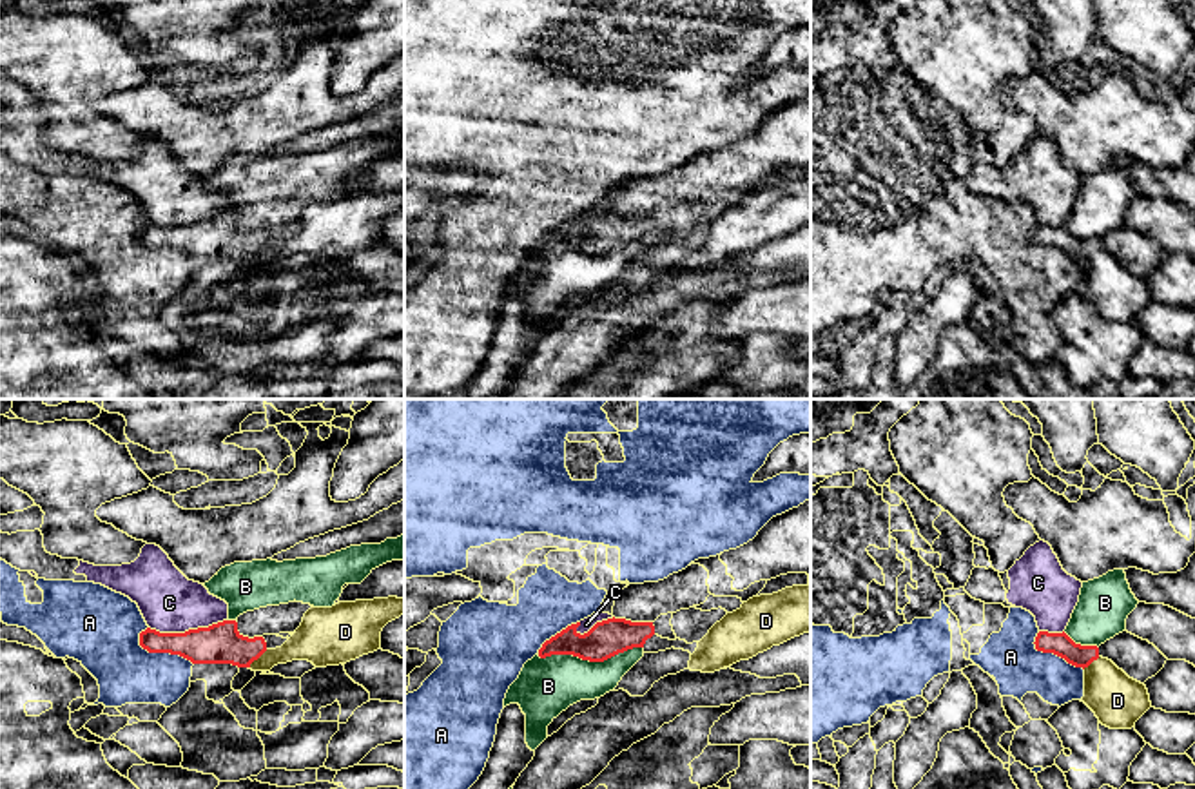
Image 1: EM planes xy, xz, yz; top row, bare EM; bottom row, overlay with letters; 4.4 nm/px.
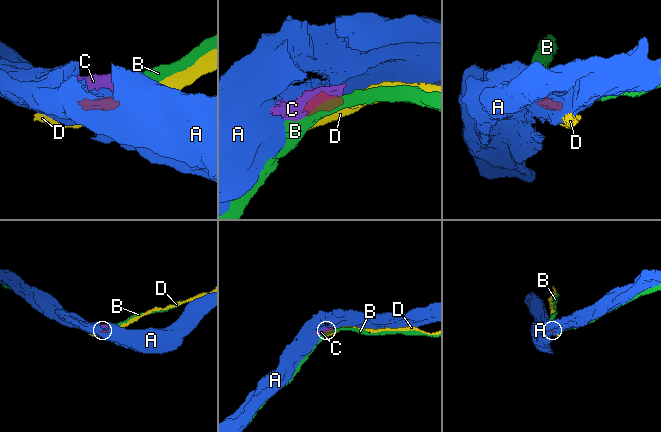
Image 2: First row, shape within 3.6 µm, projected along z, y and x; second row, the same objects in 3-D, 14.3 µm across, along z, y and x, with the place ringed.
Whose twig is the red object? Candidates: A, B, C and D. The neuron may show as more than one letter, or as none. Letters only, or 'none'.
none

